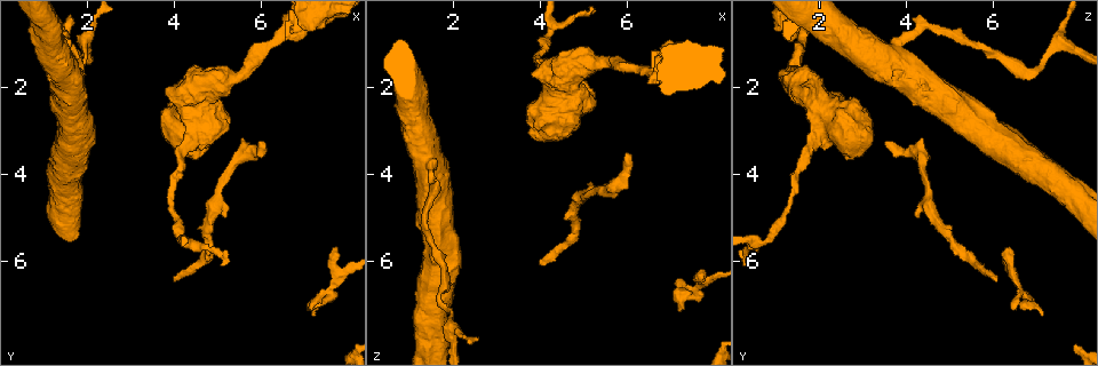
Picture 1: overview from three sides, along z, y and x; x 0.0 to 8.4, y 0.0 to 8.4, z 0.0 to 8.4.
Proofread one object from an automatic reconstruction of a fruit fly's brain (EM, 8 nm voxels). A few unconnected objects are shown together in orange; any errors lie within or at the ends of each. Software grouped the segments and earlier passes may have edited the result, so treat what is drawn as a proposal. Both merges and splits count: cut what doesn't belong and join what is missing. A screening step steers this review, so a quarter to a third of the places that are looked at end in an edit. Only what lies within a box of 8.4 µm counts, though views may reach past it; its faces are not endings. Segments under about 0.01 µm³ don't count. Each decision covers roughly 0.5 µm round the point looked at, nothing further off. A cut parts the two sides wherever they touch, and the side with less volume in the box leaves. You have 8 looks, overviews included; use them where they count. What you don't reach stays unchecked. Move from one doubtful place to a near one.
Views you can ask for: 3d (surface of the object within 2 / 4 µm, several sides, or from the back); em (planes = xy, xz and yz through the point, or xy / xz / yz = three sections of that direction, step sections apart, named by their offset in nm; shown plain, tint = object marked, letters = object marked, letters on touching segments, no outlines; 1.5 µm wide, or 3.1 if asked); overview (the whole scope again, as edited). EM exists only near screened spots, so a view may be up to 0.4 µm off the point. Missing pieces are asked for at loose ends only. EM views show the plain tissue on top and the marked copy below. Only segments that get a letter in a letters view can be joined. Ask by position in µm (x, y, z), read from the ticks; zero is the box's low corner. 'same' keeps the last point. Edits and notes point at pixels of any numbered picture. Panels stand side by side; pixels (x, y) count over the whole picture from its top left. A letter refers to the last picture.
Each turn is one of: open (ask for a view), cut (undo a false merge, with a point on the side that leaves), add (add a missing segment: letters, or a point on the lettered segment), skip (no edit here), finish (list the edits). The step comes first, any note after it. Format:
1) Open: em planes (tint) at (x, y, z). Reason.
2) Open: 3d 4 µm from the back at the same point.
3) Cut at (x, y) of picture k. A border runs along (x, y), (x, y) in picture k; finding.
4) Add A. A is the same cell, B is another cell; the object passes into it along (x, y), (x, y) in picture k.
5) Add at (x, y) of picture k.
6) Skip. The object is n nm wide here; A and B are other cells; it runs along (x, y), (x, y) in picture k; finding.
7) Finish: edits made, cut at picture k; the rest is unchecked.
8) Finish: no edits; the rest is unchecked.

Open: em planes (letters) at (7.80, 6.25, 6.50).

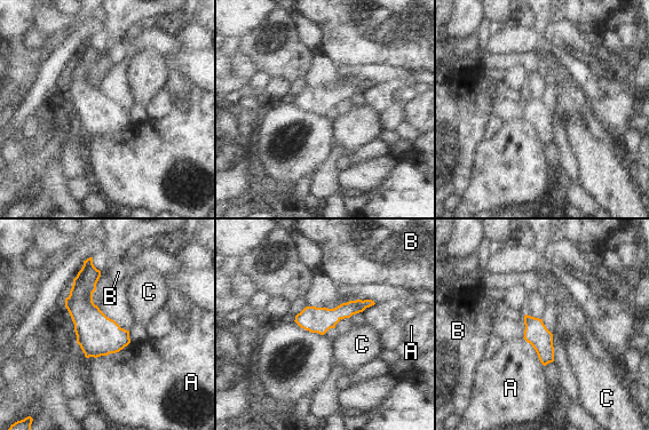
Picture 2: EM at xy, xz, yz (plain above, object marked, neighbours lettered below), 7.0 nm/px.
Skip. A, B and C are other cells; continuous, no second cell.

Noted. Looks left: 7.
Open: em xz step 8 (letters) at (4.05, 6.45, 6.05). An open end.

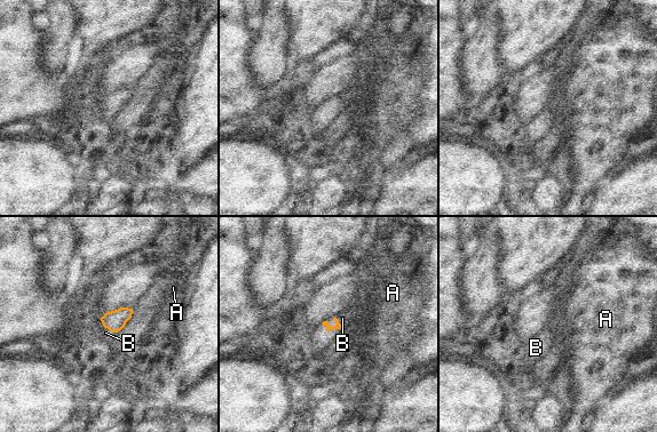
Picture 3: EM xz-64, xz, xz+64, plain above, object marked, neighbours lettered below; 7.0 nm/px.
Add B. B is the same cell, A is another cell; the object passes into it along (338, 326), (332, 327), (342, 318) in picture 3; the cell continues.

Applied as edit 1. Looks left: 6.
Open: overview. Redraw.

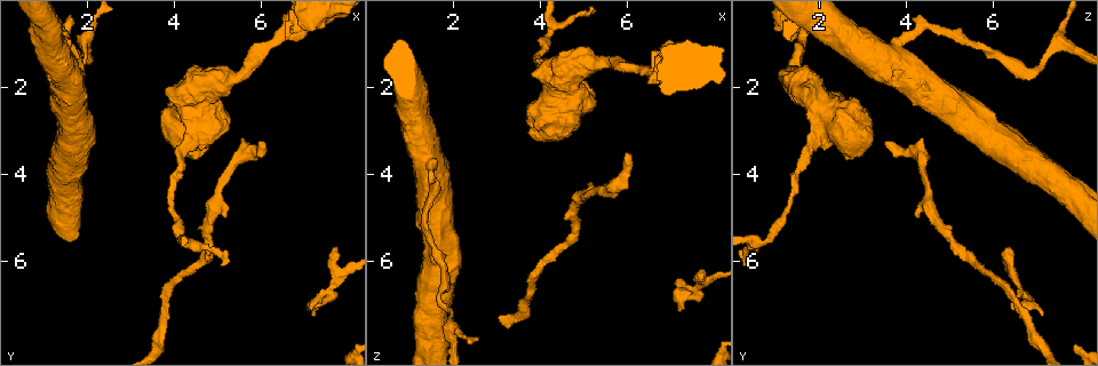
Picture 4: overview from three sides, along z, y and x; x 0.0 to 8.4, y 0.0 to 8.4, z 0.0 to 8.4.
Open: em yz step 8 (tint) at (1.75, 1.60, 6.95). Abrupt turn.

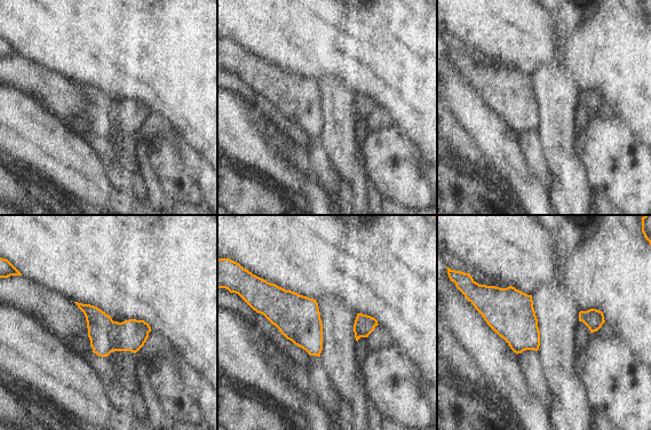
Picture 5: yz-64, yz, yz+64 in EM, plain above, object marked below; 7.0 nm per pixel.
Open: em planes (tint) at the same point.

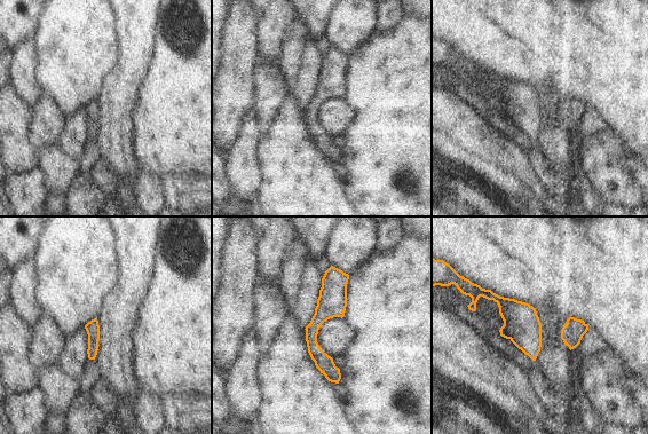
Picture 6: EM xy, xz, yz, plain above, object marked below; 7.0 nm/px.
Open: em planes (letters) at the same point. What lies round it.

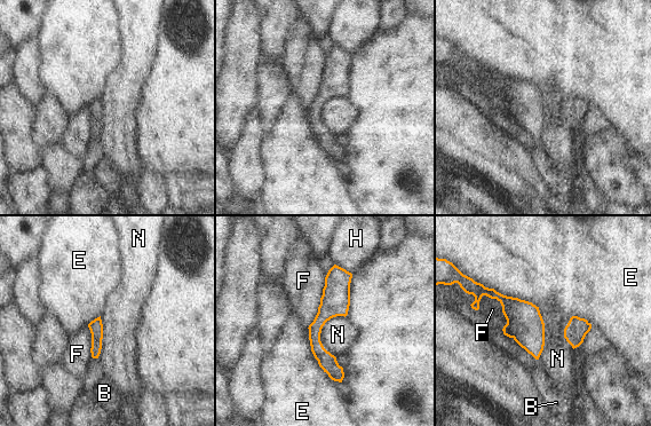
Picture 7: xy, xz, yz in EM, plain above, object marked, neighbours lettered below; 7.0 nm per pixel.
Skip. The object is 120 nm wide here; B, E, F, H and N are other cells; a border runs along (343, 315), (320, 333), (335, 357) in picture 7; one cell here.

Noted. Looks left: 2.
Finish: edits made, add at picture 3; the rest is unchecked.

